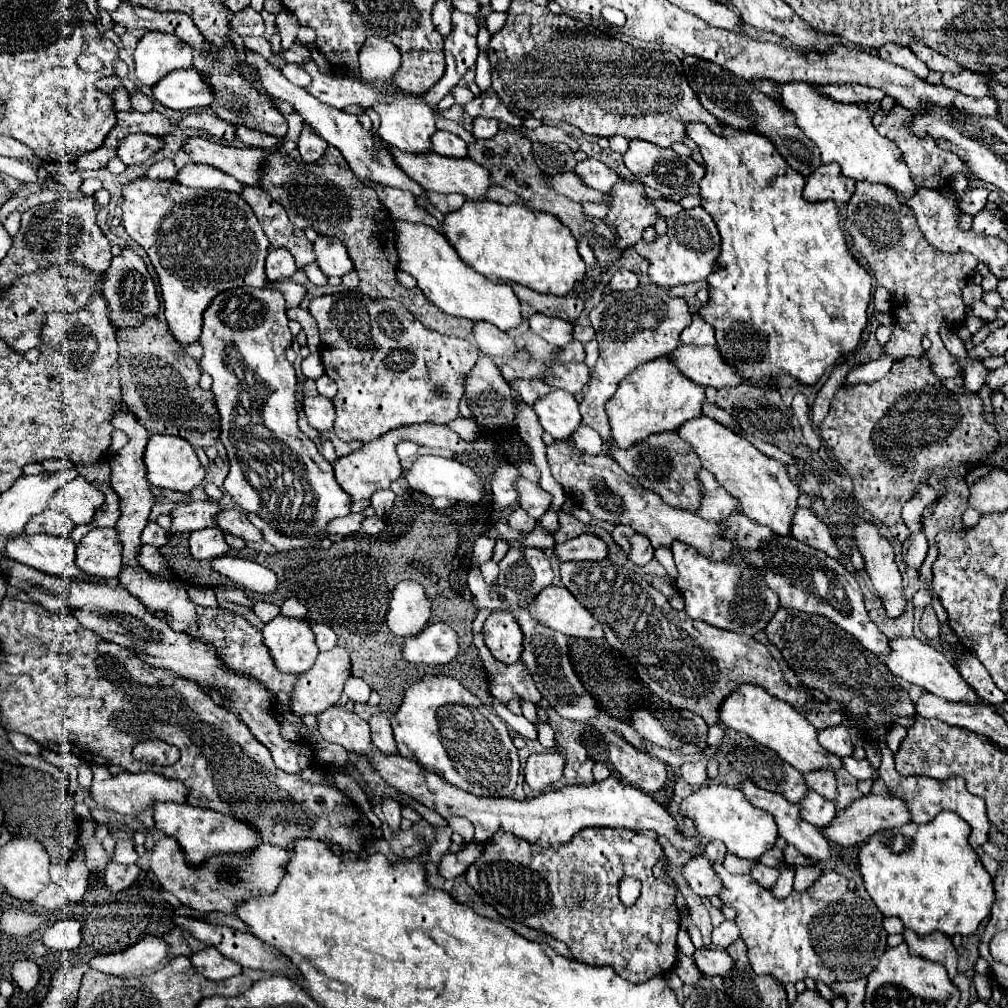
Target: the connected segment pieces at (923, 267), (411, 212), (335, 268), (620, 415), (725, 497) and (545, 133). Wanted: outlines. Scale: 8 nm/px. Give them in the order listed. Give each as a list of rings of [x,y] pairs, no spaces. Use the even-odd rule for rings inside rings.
[[[856,183],[856,191],[852,199],[846,205],[846,219],[844,219],[844,231],[852,237],[852,245],[858,251],[862,259],[866,259],[866,267],[876,277],[878,287],[886,287],[894,299],[894,309],[902,311],[902,319],[894,321],[890,341],[884,345],[884,355],[890,355],[894,361],[904,359],[908,355],[922,357],[924,349],[920,345],[922,337],[928,335],[930,341],[940,337],[940,329],[956,329],[958,325],[964,325],[966,319],[966,305],[962,301],[962,289],[966,287],[970,275],[976,269],[976,259],[970,253],[944,253],[936,247],[930,247],[926,243],[926,237],[922,231],[918,231],[918,223],[912,215],[912,211],[898,201],[896,193],[886,185],[874,185],[874,183]]]
[[[366,183],[366,185],[378,193],[378,197],[388,207],[388,211],[394,219],[404,219],[404,221],[412,221],[412,223],[426,223],[438,231],[442,229],[440,223],[426,209],[416,205],[416,199],[414,199],[414,195],[410,195],[410,191],[398,191],[394,187],[374,187],[374,183]]]
[[[318,237],[318,241],[314,243],[314,253],[316,253],[318,267],[328,277],[330,275],[342,277],[354,269],[344,243],[334,237]]]
[[[660,355],[658,359],[650,359],[650,363],[636,367],[618,385],[618,391],[606,403],[606,413],[612,427],[612,441],[618,447],[632,447],[634,443],[644,441],[652,433],[676,431],[684,421],[702,415],[704,399],[706,387],[684,379],[672,355]]]
[[[702,469],[698,477],[700,477],[706,497],[708,497],[708,499],[704,499],[706,503],[700,507],[698,515],[702,515],[704,519],[726,521],[732,511],[740,511],[740,503],[724,487],[720,487],[708,471]]]
[[[542,125],[542,127],[538,127],[536,133],[538,133],[538,135],[536,135],[536,141],[544,141],[544,143],[548,143],[548,141],[562,141],[562,143],[570,145],[572,151],[578,151],[576,141],[570,139],[560,127],[554,127],[554,125]]]

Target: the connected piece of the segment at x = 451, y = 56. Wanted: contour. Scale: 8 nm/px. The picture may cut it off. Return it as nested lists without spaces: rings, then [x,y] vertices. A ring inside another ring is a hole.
[[[452,11],[452,31],[444,37],[446,73],[424,95],[424,101],[430,107],[436,105],[454,85],[458,85],[460,77],[468,71],[468,67],[476,63],[476,57],[478,57],[476,35],[478,35],[476,19],[472,15],[468,15],[468,13]]]

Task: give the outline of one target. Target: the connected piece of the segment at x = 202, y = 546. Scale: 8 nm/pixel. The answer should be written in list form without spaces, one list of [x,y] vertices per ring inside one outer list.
[[[206,527],[202,531],[190,533],[190,553],[194,559],[214,559],[228,553],[228,545],[218,527]]]

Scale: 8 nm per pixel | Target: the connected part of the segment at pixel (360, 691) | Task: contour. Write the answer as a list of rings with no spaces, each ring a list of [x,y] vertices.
[[[350,677],[344,685],[344,693],[354,701],[354,703],[368,703],[368,697],[372,693],[372,689],[368,687],[368,683],[364,679],[358,677]]]

